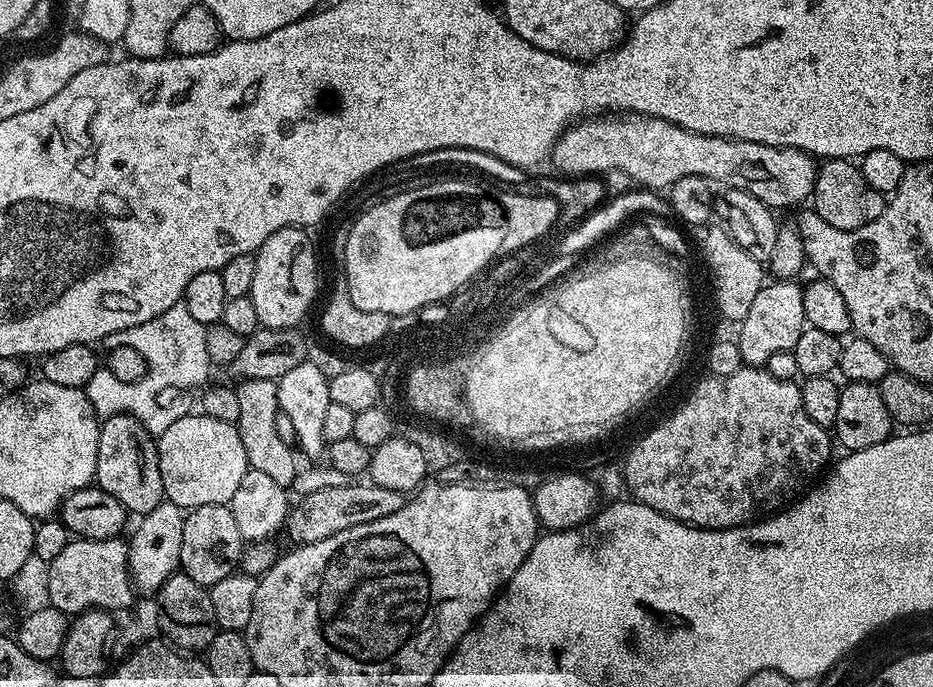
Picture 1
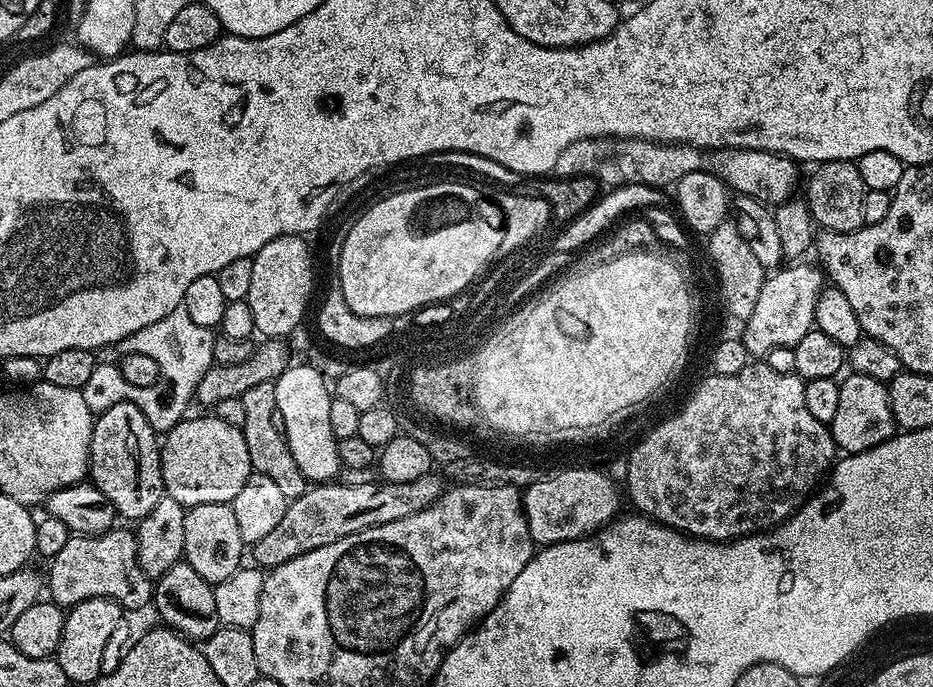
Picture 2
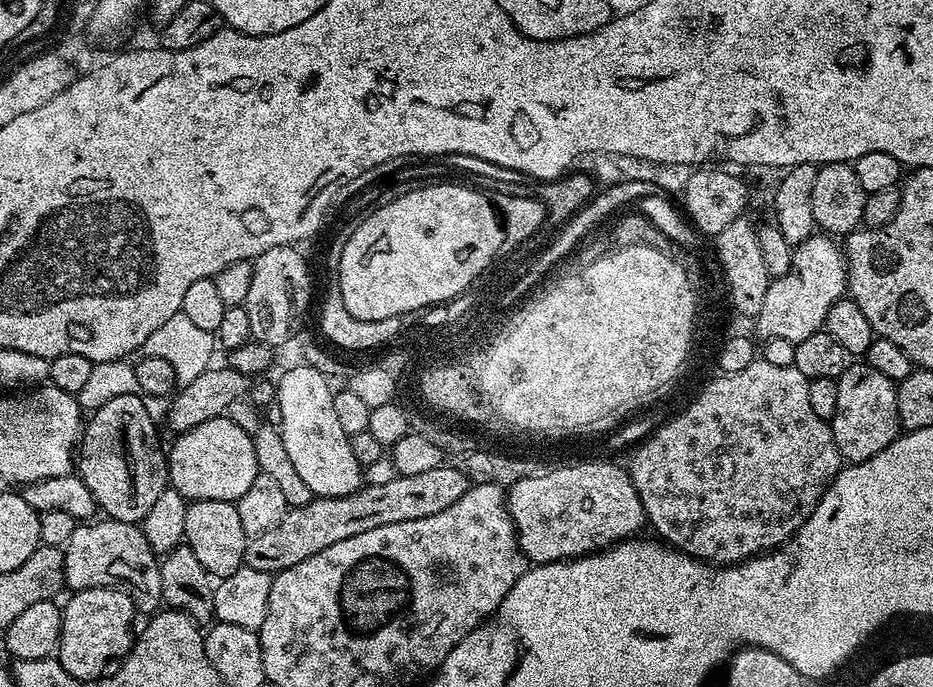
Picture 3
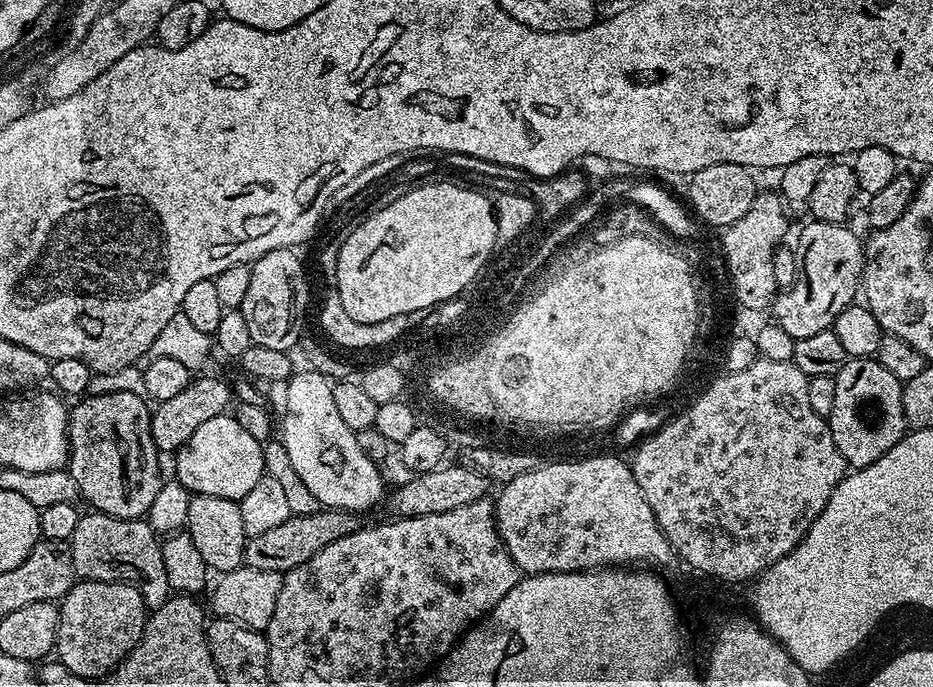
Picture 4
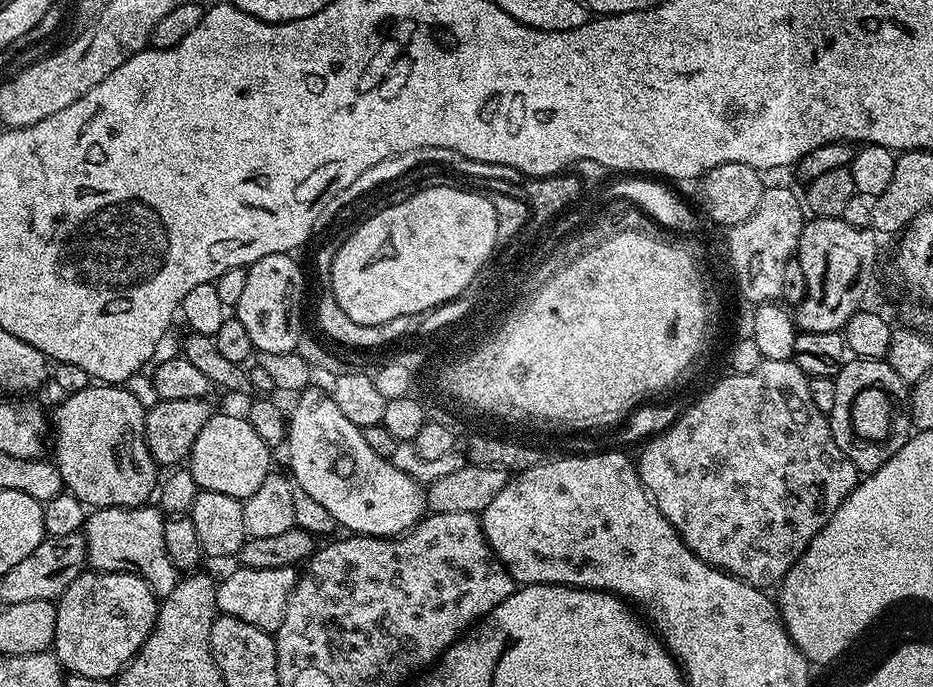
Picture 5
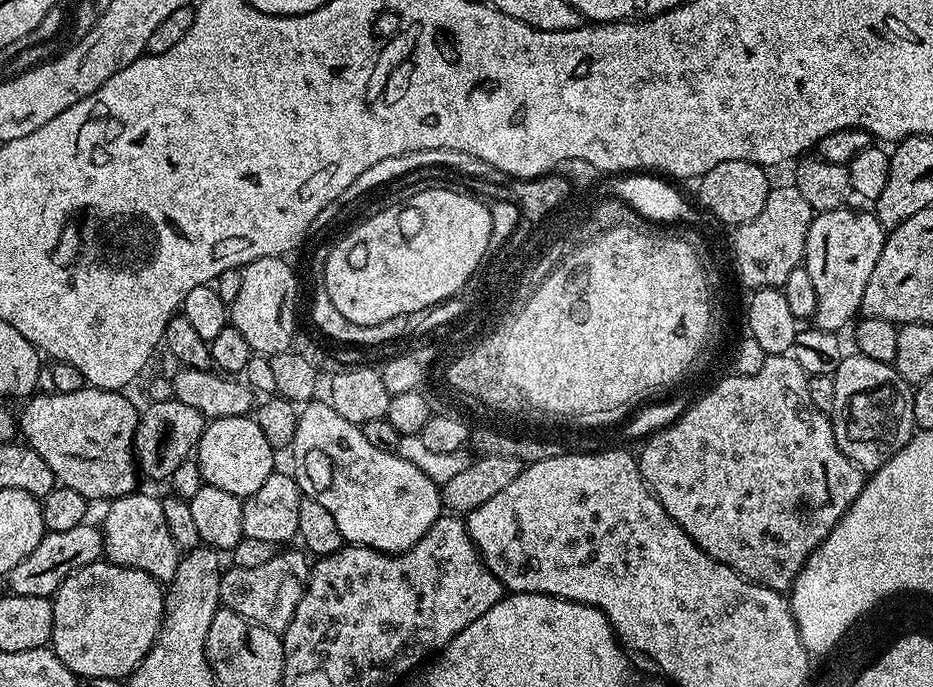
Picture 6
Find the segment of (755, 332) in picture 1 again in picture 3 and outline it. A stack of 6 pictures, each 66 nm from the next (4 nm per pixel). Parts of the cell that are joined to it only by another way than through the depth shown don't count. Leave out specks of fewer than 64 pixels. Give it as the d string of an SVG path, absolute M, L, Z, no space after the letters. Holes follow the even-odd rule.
M813 234L795 245L791 270L769 283L762 310L758 310L755 320L755 331L760 331L764 340L786 338L786 342L796 345L802 338L810 338L810 334L823 329L830 306L841 300L847 286L843 247L831 235Z

